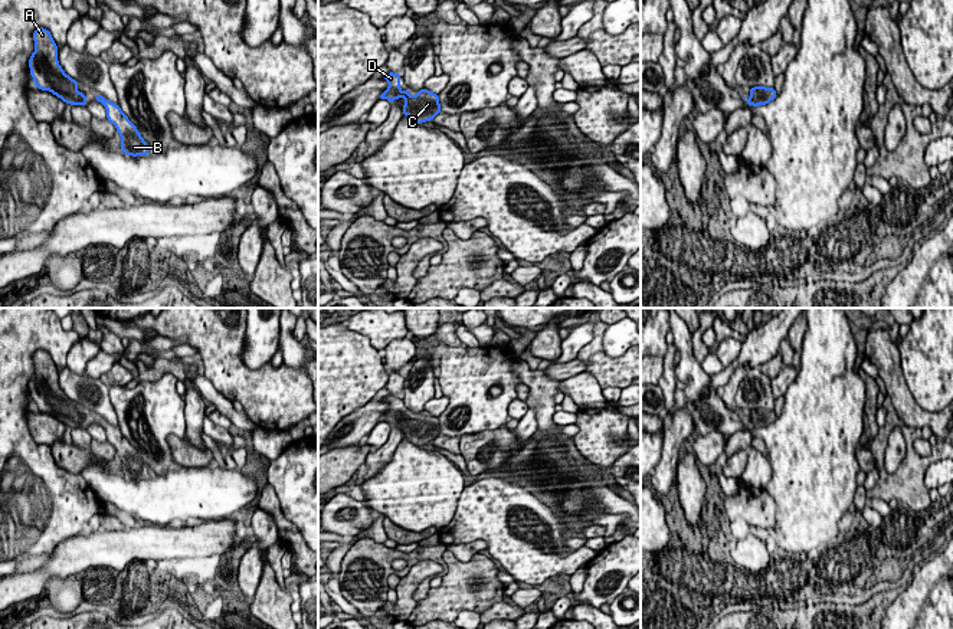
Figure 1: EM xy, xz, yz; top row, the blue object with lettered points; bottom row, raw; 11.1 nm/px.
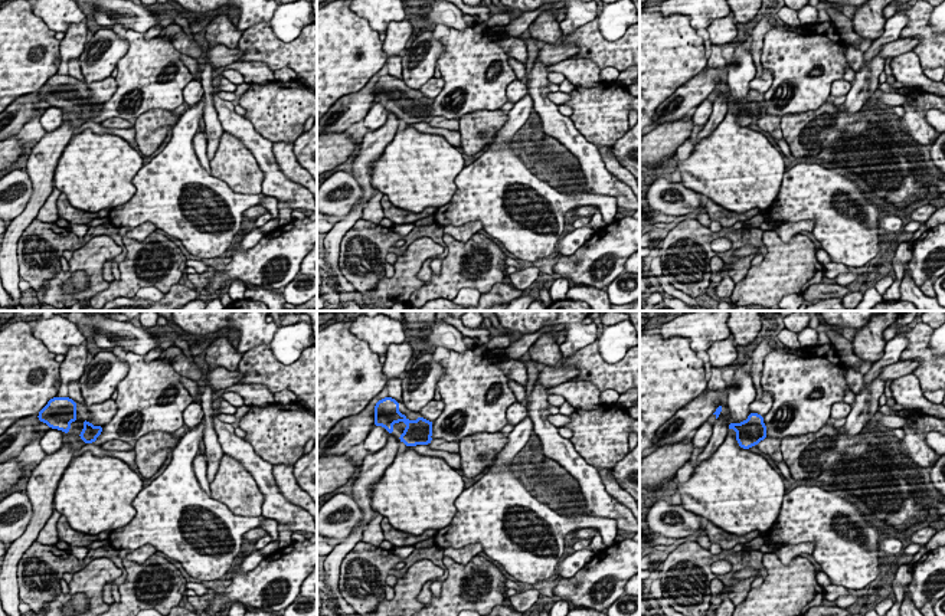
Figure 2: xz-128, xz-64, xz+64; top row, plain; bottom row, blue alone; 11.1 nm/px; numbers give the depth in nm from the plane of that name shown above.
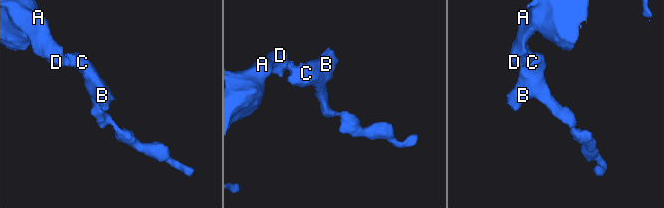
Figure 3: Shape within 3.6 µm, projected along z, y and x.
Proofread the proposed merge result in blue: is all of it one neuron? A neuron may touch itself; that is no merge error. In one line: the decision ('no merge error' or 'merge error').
no merge error

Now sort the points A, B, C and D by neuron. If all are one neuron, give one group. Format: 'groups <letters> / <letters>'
groups A B C D

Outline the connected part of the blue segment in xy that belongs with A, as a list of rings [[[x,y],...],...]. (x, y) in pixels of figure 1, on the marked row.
[[[37,27],[33,32],[35,52],[29,58],[30,75],[36,88],[49,91],[65,104],[86,105],[86,96],[78,91],[78,81],[65,73],[58,60],[58,46],[50,32]]]

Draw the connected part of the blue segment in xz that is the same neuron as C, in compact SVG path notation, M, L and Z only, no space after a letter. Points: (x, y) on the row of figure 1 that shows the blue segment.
M389 72L383 78L389 82L389 88L379 96L379 99L387 99L390 104L394 99L405 98L403 115L409 117L413 122L422 124L432 121L441 114L439 95L428 89L420 89L415 96L409 94L410 89L400 89L402 73Z

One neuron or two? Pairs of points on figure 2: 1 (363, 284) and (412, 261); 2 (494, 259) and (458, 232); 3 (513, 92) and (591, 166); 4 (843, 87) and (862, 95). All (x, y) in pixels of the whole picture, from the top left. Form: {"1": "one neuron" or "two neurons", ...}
{"1": "two neurons", "2": "two neurons", "3": "two neurons", "4": "two neurons"}

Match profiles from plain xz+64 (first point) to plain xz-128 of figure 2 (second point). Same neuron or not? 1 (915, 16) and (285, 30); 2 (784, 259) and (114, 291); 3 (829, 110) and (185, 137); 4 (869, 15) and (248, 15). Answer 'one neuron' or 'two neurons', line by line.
1: two neurons
2: one neuron
3: two neurons
4: two neurons

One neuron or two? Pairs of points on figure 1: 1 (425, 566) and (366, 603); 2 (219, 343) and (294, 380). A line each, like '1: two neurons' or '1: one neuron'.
1: two neurons
2: one neuron

